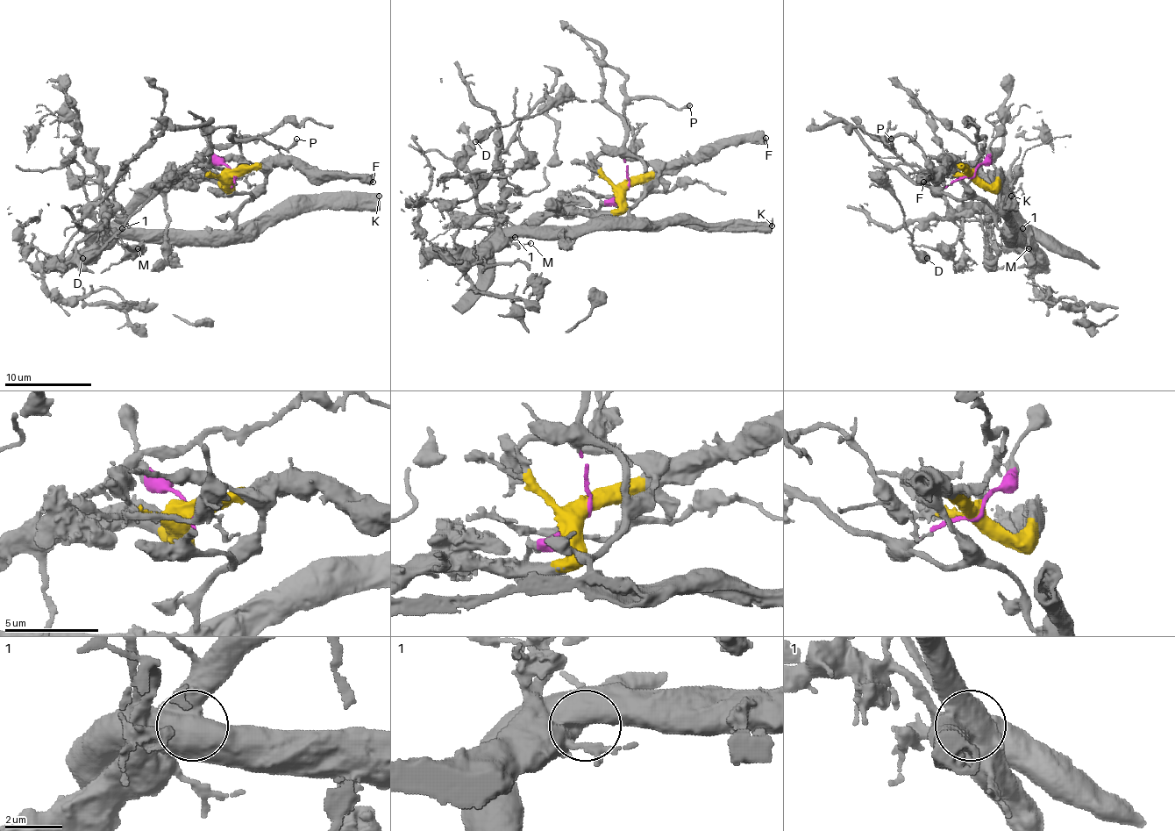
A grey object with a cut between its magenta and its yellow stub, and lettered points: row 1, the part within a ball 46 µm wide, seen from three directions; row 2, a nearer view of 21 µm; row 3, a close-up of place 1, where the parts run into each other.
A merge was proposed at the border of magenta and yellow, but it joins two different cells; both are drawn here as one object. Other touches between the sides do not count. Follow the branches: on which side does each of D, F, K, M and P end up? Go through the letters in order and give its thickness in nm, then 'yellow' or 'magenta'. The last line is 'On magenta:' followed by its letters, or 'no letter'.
D: calibre 800 nm; magenta
F: calibre 550 nm; yellow
K: calibre 650 nm; magenta
M: calibre 120 nm; yellow
P: calibre 300 nm; yellow
On magenta: D, K

